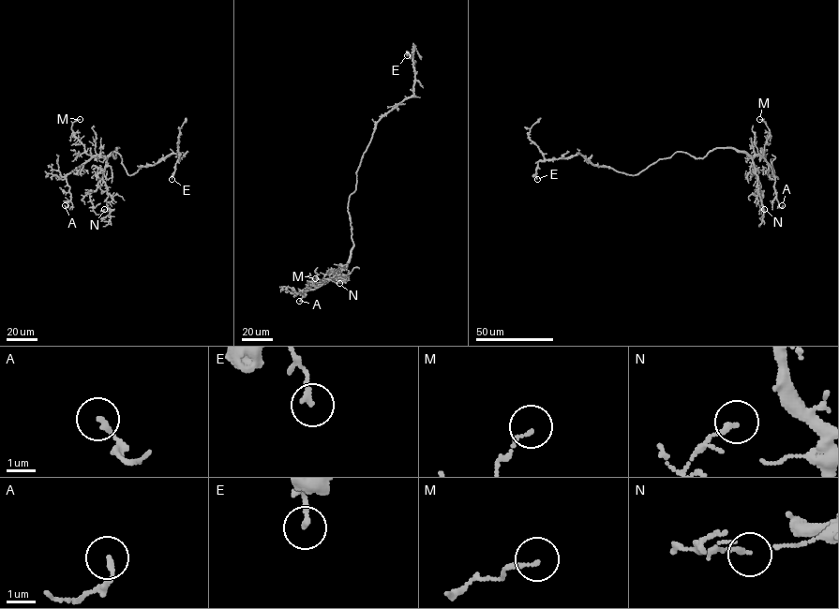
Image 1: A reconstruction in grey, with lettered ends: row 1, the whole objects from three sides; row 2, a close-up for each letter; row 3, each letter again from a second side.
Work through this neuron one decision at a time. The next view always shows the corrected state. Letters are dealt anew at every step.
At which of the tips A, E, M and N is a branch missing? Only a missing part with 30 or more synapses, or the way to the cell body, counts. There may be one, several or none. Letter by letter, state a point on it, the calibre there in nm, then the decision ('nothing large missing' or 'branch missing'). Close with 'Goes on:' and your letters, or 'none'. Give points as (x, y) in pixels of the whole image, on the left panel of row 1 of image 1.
A: place (65, 205); calibre 180 nm; nothing large missing
E: place (172, 179); calibre 160 nm; nothing large missing
M: place (80, 119); calibre 120 nm; nothing large missing
N: place (104, 209); calibre 160 nm; nothing large missing
Goes on: none

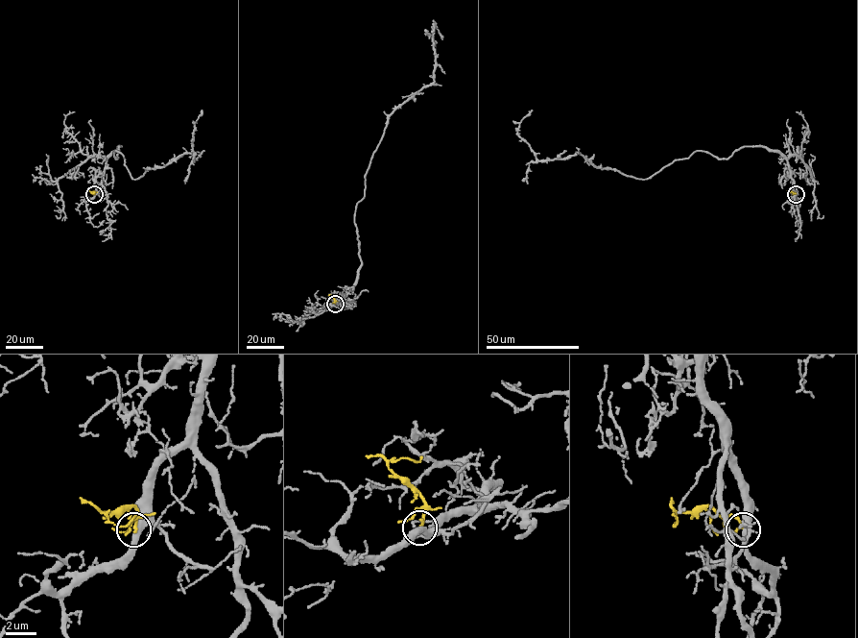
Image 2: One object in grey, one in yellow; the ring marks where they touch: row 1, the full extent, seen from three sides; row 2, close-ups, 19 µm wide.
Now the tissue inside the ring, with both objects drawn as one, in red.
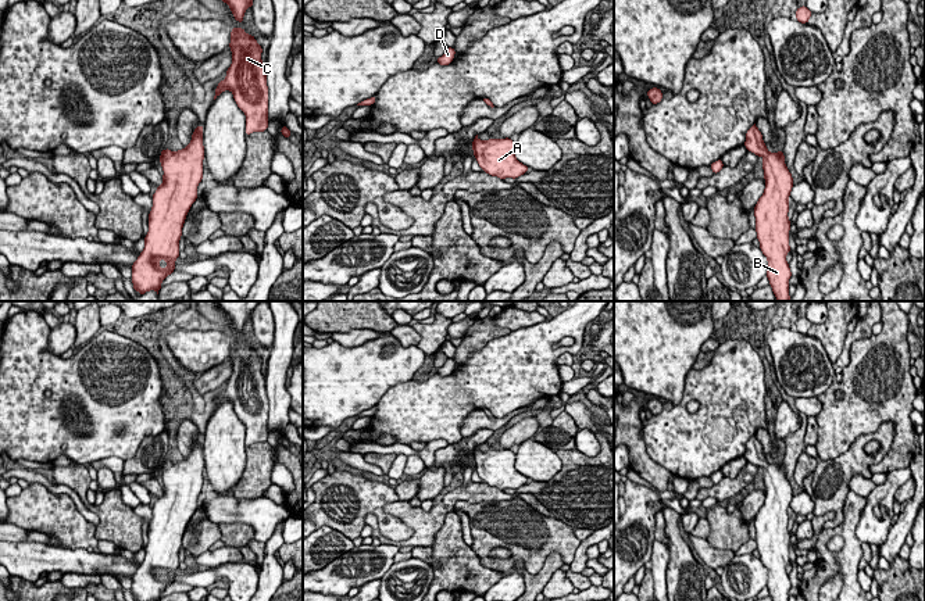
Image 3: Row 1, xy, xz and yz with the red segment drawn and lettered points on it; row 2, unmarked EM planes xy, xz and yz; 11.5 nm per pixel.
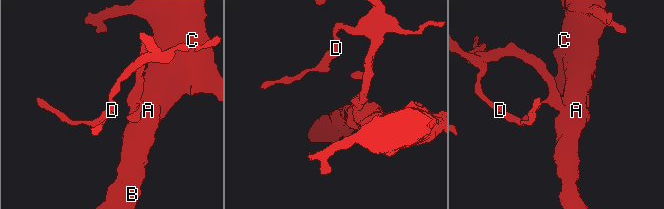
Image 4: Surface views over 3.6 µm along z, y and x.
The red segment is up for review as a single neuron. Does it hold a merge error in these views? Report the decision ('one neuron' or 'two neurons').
one neuron

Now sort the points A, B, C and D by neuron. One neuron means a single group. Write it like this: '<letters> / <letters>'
A B C D

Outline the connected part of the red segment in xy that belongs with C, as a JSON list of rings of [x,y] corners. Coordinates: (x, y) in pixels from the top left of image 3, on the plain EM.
[[[243,339],[231,341],[232,375],[226,389],[215,398],[214,411],[225,401],[233,404],[238,418],[246,426],[246,447],[268,439],[268,397],[262,359]]]

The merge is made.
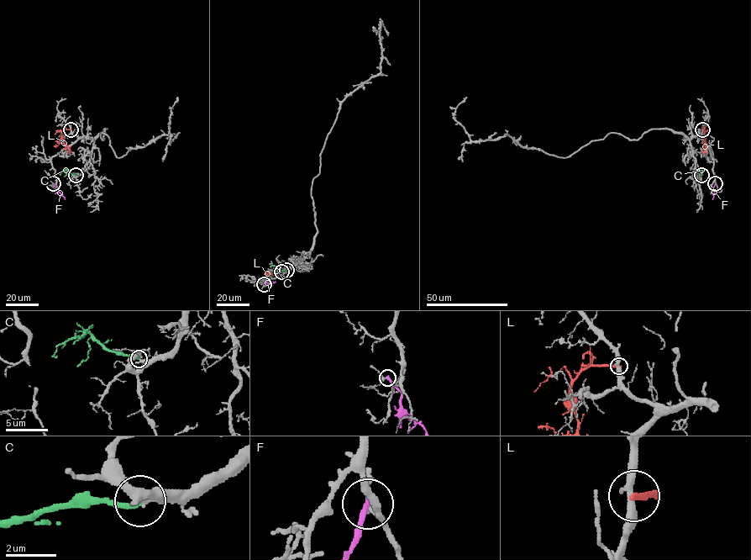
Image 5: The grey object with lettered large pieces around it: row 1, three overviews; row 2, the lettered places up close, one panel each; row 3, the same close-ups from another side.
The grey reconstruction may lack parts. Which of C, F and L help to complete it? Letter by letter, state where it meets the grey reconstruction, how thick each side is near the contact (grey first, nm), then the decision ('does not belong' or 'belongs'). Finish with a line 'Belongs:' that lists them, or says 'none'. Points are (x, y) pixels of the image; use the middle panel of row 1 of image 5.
C: contact (286, 270); calibres 280 and 280 nm; belongs
F: contact (264, 284); calibres 140 and 200 nm; does not belong
L: contact (281, 272); calibres 360 and 200 nm; does not belong
Belongs: C

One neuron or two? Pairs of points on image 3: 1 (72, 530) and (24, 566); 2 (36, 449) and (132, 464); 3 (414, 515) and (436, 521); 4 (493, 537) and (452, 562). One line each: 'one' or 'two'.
1: two
2: two
3: one
4: two

